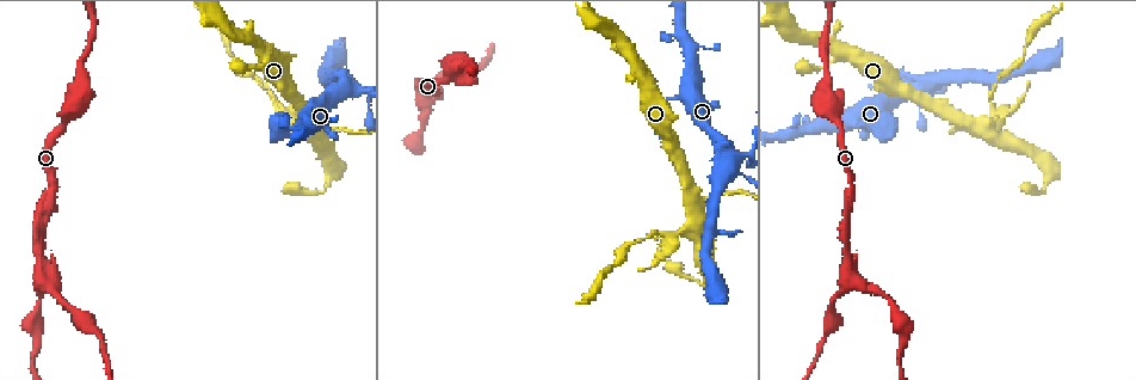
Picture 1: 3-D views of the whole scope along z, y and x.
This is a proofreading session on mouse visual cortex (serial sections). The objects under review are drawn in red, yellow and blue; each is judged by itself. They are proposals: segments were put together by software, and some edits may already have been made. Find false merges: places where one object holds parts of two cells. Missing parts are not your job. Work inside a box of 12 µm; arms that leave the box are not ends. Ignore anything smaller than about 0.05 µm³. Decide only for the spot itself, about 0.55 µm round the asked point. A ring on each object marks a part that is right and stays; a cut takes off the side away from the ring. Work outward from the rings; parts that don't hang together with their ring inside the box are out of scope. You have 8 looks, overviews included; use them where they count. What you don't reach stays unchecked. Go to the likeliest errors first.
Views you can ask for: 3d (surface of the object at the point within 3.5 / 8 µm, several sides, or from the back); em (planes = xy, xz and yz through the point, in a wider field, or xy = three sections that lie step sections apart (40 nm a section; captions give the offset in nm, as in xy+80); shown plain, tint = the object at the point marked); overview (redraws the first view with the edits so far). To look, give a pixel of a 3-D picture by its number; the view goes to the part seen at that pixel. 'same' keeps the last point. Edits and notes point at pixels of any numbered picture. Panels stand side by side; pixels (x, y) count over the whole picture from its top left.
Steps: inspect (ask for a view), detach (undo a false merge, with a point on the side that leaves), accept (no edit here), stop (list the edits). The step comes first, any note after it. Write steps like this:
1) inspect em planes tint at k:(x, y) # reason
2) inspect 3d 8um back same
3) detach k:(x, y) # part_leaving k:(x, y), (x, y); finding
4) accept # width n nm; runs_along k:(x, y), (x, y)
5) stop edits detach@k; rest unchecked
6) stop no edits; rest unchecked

inspect 3d 3.5um back at 1:(981, 124)

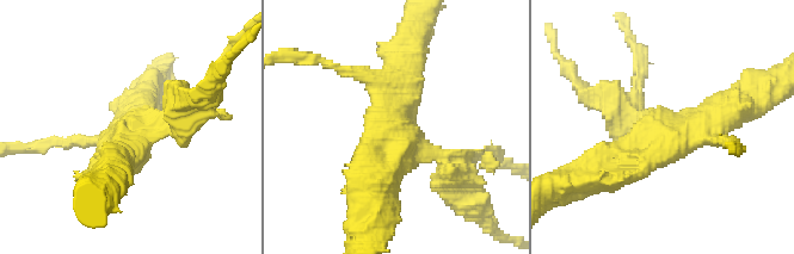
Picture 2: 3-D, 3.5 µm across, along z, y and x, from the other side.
inspect em xy step 2 tint at 2:(396, 129) # arms 3; arm_widths 300, 500, 500 nm

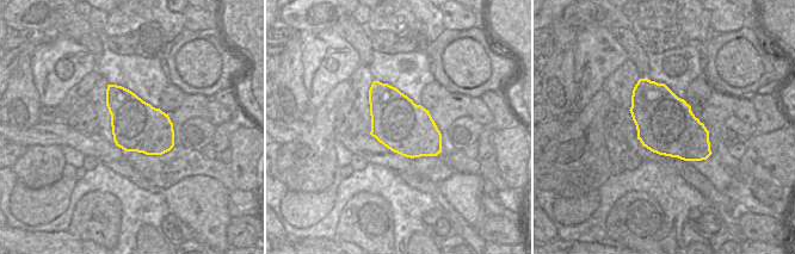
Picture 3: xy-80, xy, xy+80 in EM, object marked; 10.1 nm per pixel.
accept # runs_along 2:(728, 111), (597, 169); one cell here

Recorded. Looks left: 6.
inspect 3d 3.5um at 1:(425, 99) # three arms meet

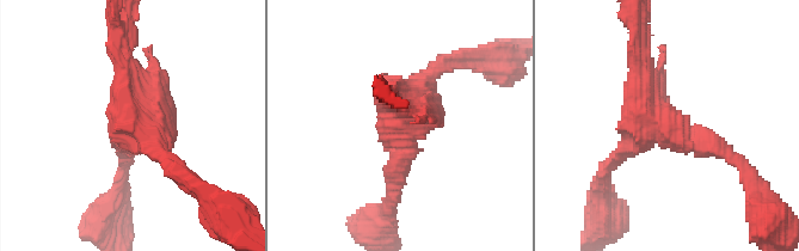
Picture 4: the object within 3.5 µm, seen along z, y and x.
inspect em xy step 1 tint at 4:(401, 123) # now the EM

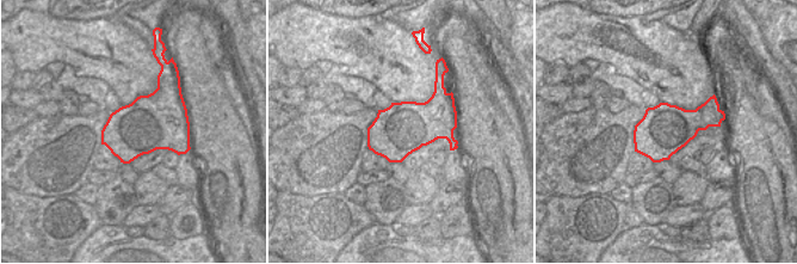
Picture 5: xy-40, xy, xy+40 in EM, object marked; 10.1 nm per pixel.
accept # runs_along 4:(637, 42), (646, 120), (713, 146); one cell here

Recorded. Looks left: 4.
inspect 3d 3.5um at 1:(357, 92) # looks like a crossing

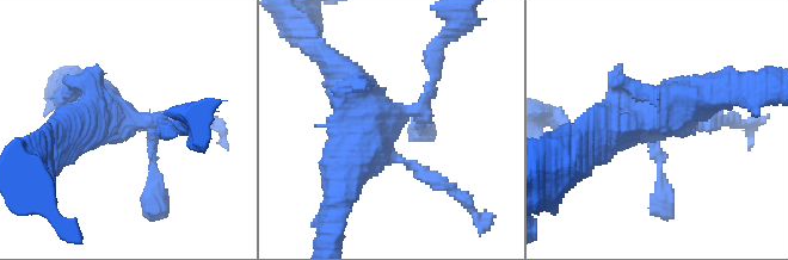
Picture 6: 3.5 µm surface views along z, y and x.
inspect em xy step 5 tint at 6:(384, 118)

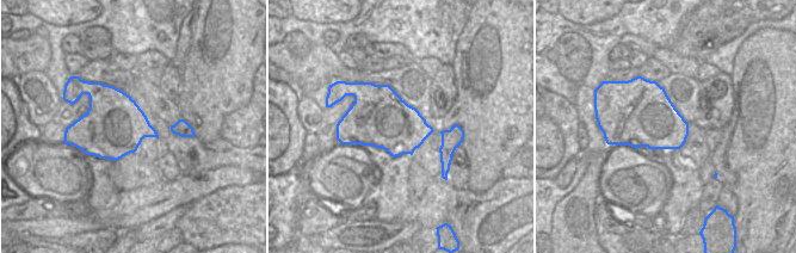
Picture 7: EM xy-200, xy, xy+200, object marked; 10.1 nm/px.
accept # width 600 nm; runs_along 6:(591, 137), (719, 90); all the same cell

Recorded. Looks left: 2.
stop no edits; rest unchecked

